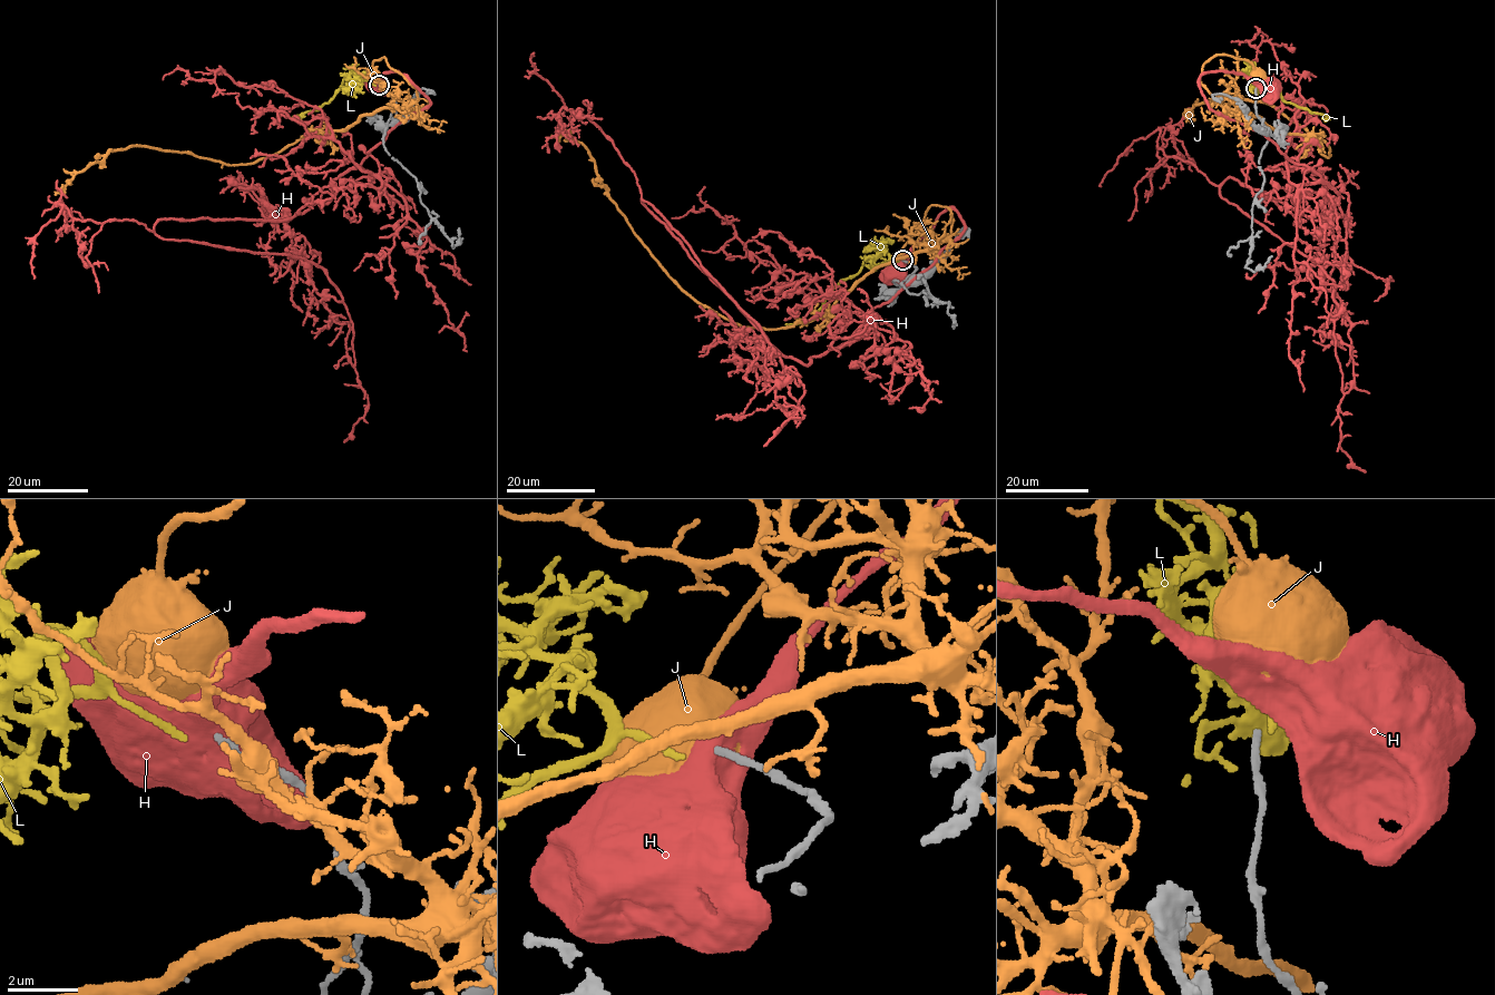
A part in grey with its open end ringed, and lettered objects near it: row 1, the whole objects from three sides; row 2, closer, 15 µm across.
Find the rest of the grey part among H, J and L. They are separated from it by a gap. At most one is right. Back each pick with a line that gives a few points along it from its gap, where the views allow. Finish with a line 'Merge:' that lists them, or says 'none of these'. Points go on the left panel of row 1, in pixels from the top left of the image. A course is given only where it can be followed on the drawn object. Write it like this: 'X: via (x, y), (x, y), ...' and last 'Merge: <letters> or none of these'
Merge: none of these

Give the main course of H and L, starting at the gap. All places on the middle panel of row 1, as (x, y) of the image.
H: (902, 260), (893, 273)
L: (898, 261), (888, 260), (871, 269), (865, 265), (838, 284), (823, 306), (808, 321), (784, 323)

